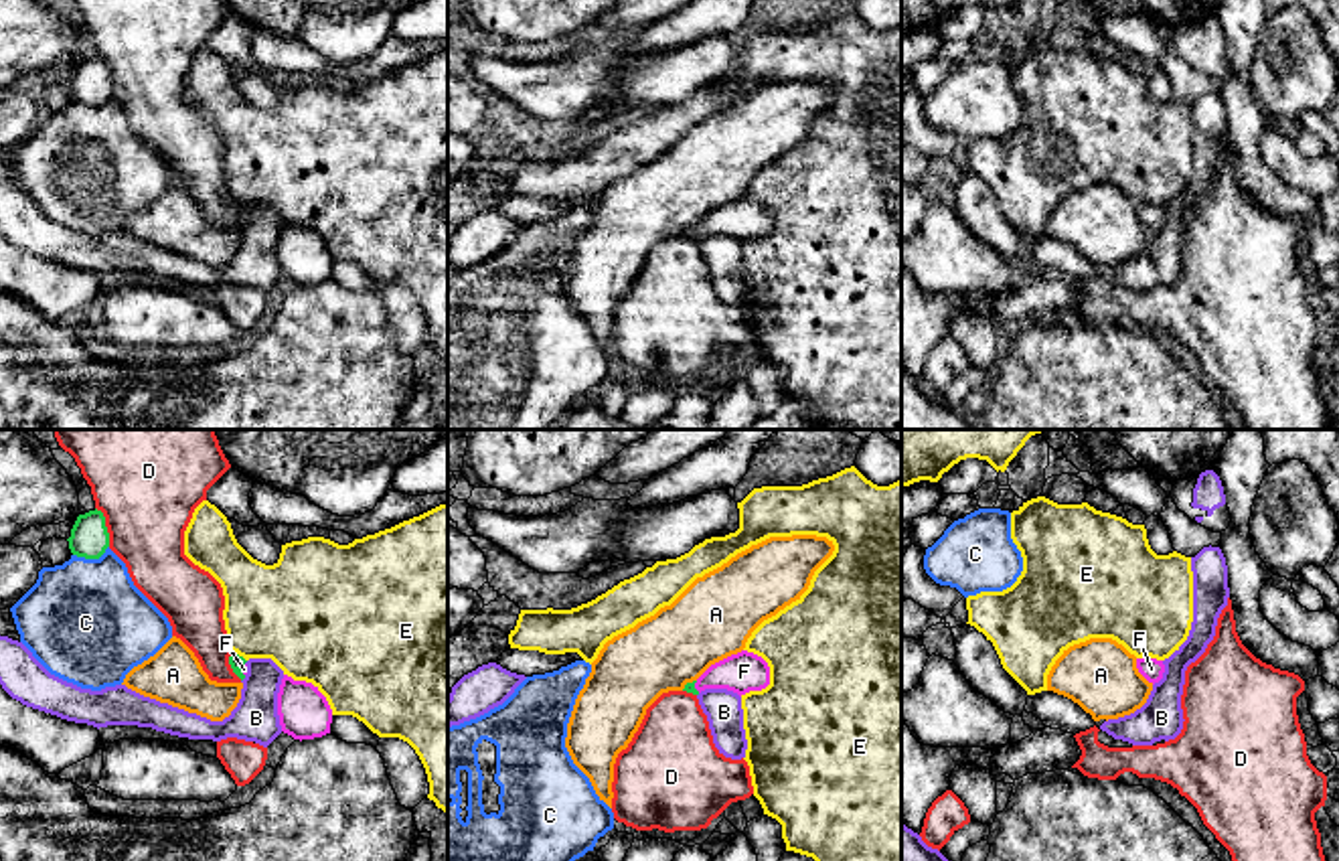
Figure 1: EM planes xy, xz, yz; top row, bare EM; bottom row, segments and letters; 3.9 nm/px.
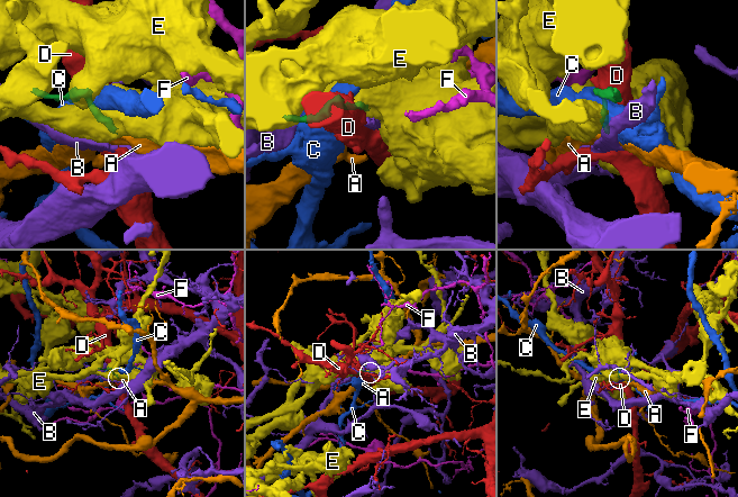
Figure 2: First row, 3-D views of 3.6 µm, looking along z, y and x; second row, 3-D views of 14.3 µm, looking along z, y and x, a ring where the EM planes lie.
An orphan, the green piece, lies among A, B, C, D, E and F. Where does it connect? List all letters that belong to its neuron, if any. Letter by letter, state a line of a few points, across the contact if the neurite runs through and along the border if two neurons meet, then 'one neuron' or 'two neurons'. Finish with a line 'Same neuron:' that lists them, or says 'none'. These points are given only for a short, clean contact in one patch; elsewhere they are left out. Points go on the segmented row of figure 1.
A: line xz (695, 679), (681, 689); two neurons
B: line xy (246, 675), (242, 681); two neurons
C: two neurons
D: two neurons
E: two neurons
F: line xz (689, 687), (693, 687), (718, 675), (744, 671); one neuron
Same neuron: F

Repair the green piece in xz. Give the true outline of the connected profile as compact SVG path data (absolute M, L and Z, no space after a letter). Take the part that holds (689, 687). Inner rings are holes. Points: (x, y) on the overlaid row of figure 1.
M741 650L711 664L697 681L687 683L683 691L699 695L705 689L727 689L741 697L750 691L762 691L768 685L768 662L754 652Z

